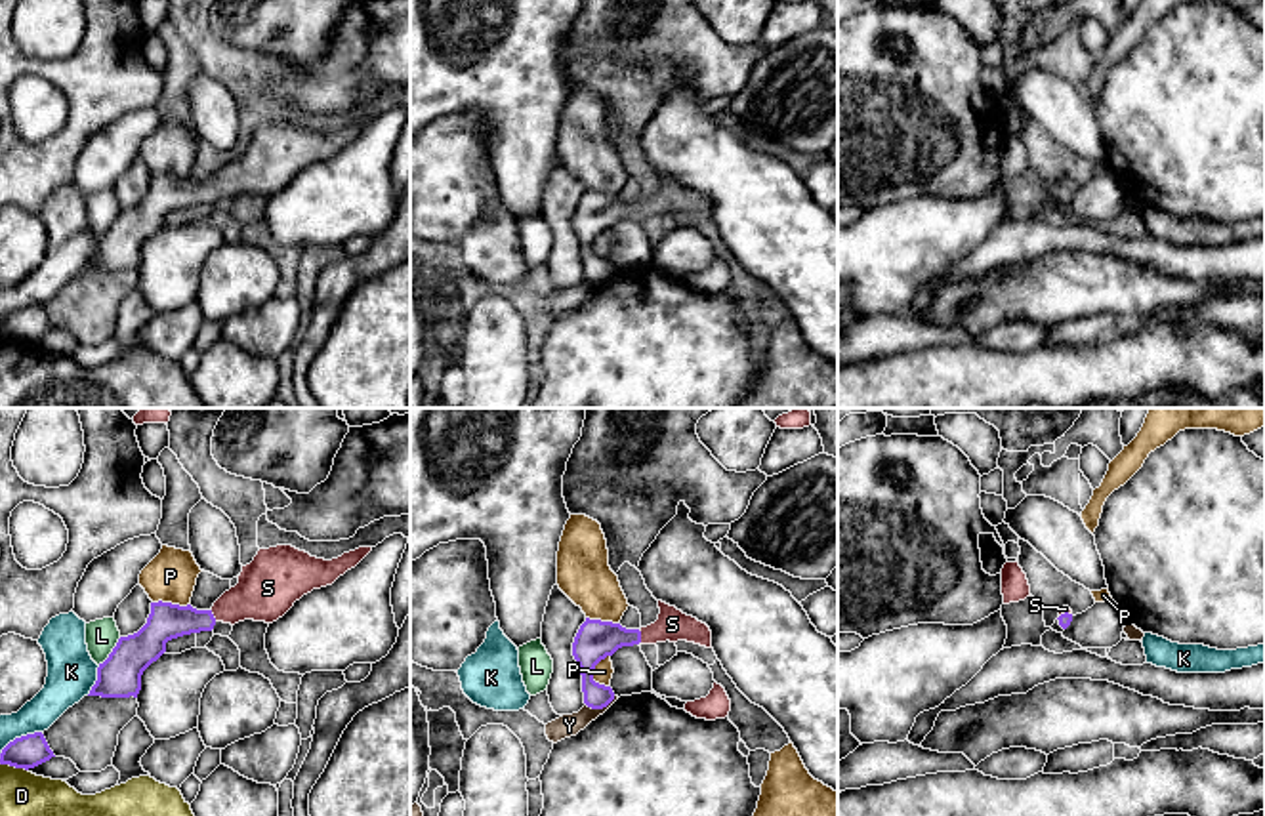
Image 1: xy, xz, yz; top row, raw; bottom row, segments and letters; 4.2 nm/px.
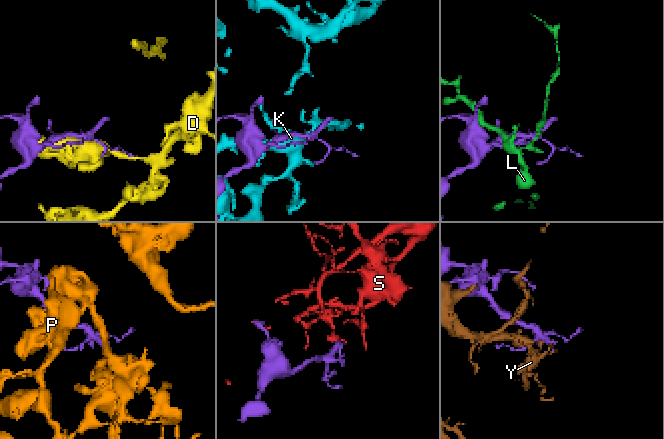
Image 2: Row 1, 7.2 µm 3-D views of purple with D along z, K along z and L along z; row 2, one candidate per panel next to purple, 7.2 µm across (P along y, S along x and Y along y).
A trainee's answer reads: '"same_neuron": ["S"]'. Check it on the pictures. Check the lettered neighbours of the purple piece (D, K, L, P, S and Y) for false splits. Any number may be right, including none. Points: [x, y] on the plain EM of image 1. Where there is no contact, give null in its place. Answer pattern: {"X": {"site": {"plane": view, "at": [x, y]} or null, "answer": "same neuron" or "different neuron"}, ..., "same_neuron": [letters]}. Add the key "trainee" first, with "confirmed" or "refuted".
{"trainee": "confirmed", "D": {"site": {"plane": "xy", "at": [14, 338]}, "answer": "different neuron"}, "K": {"site": {"plane": "xy", "at": [21, 309]}, "answer": "different neuron"}, "L": {"site": {"plane": "xy", "at": [111, 225]}, "answer": "different neuron"}, "P": {"site": {"plane": "xz", "at": [592, 244]}, "answer": "different neuron"}, "S": {"site": {"plane": "xz", "at": [640, 208]}, "answer": "same neuron"}, "Y": {"site": {"plane": "xz", "at": [600, 281]}, "answer": "different neuron"}, "same_neuron": ["S"]}

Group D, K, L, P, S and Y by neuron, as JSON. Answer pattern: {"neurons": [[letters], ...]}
{"neurons": [["D"], ["K"], ["L"], ["P"], ["S"], ["Y"]]}

